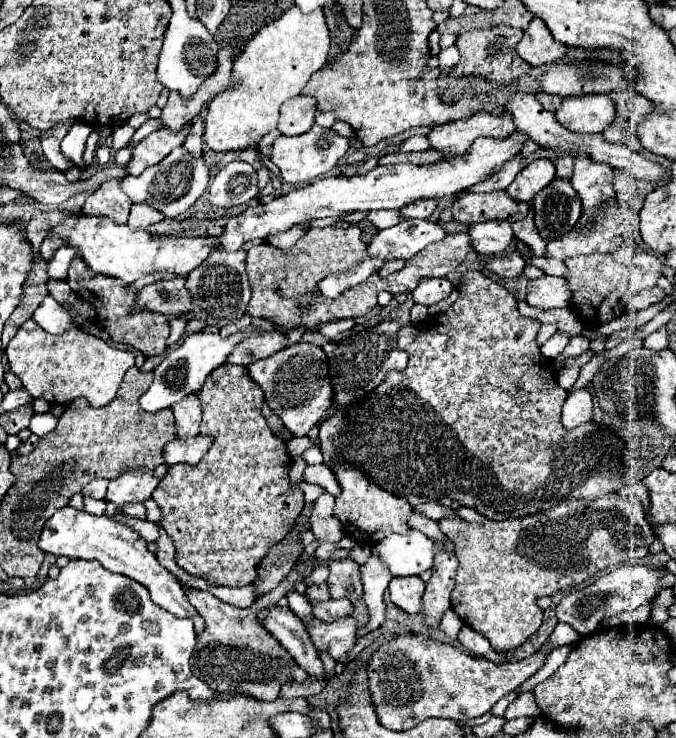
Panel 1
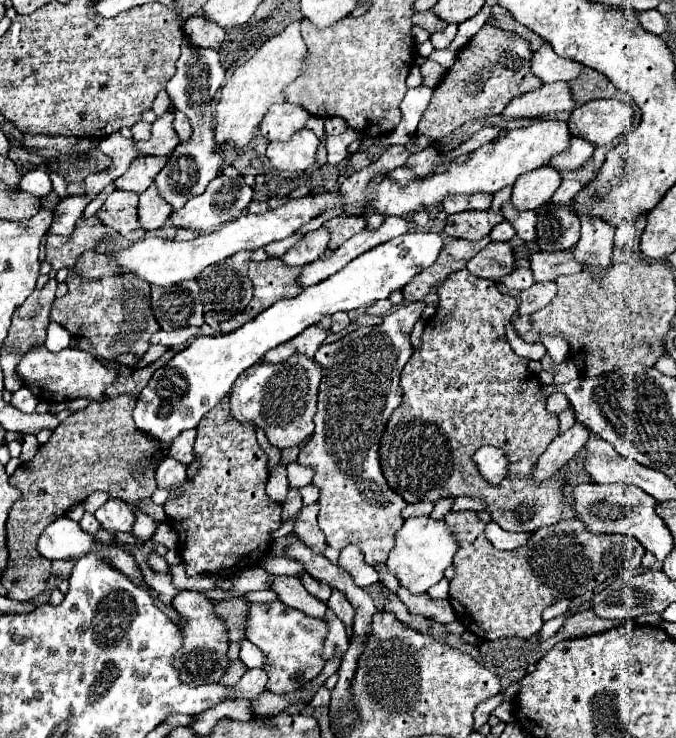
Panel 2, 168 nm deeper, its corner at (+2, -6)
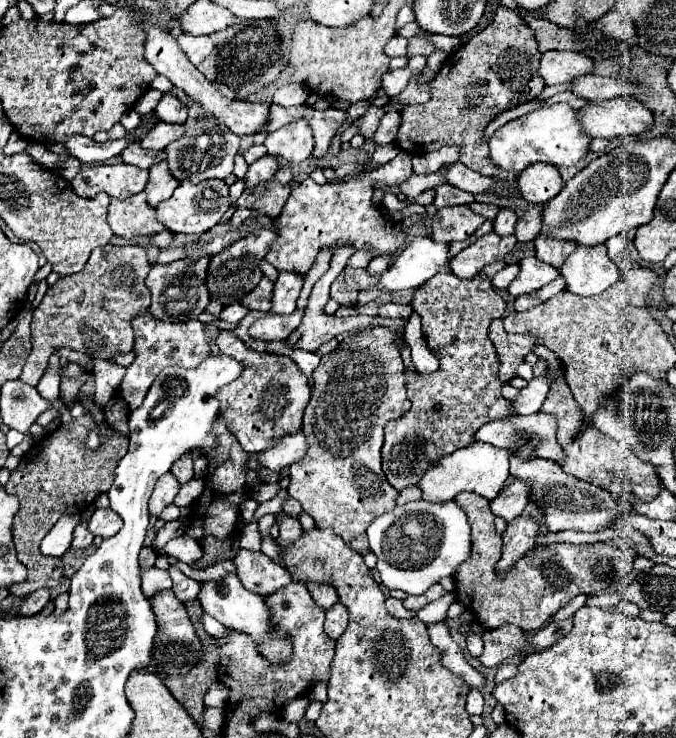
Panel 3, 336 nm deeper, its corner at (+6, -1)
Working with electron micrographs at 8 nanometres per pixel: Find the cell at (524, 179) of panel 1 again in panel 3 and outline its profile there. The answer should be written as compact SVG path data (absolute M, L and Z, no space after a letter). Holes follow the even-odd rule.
M532 163L518 175L520 195L534 205L548 203L562 191L562 187L564 181L558 169L548 163Z

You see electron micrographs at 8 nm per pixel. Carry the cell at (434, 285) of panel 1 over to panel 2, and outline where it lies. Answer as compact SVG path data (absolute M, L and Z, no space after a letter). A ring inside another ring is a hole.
M422 300L410 302L408 306L400 306L392 314L388 314L382 324L362 326L352 334L346 334L340 342L324 344L314 356L314 360L322 366L322 382L318 388L318 412L314 416L316 428L312 440L300 450L298 462L316 466L312 482L320 488L318 524L320 530L326 534L326 542L338 550L346 548L348 544L356 544L364 552L364 560L368 564L378 564L387 560L388 552L394 546L394 536L404 524L400 514L406 508L406 502L390 490L382 476L378 462L378 444L384 432L384 424L390 418L390 412L400 404L402 392L398 380L404 364L412 356L410 332L412 326L420 320L422 310L426 306L428 304Z

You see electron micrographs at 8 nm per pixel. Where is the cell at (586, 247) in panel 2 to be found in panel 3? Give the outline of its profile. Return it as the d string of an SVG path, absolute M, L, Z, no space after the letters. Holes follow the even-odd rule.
M576 247L560 275L566 281L566 291L574 295L594 297L606 291L616 279L616 265L606 255L606 247Z

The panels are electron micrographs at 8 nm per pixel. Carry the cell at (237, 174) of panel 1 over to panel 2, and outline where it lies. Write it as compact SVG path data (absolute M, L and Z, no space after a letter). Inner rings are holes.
M216 176L208 188L194 196L192 200L186 202L184 208L180 208L178 212L172 212L170 220L174 226L180 226L180 228L190 228L190 230L212 230L224 222L230 222L234 218L238 218L242 214L242 210L250 204L252 200L252 188L244 182L244 176Z

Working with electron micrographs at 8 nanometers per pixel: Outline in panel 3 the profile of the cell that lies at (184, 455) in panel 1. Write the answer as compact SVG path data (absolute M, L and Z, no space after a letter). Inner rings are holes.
M166 473L158 479L156 487L154 487L154 493L150 497L150 515L152 517L160 517L162 511L174 501L174 497L178 495L178 489L180 489L180 483L174 481L174 475L172 473Z

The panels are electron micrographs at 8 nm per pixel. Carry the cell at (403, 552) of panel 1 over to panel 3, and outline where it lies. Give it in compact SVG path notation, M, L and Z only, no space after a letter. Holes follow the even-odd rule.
M410 501L400 507L394 507L388 513L382 513L376 517L370 527L366 529L370 551L376 555L376 571L380 577L380 583L386 589L400 589L408 595L422 595L430 585L440 583L444 577L454 577L458 567L470 557L470 523L466 519L466 513L462 507L458 507L456 501Z

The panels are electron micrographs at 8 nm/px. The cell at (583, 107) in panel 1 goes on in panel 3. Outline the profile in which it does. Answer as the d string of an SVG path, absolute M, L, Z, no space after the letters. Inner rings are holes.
M620 97L612 101L592 101L578 111L582 127L590 137L632 137L648 131L654 123L652 111L636 97Z

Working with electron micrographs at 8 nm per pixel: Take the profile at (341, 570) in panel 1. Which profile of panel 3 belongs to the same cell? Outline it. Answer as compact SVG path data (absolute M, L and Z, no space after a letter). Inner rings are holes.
M338 603L338 607L326 611L326 623L324 623L324 629L326 629L326 635L330 639L338 639L344 631L346 631L346 625L348 625L348 611L346 607L342 607Z

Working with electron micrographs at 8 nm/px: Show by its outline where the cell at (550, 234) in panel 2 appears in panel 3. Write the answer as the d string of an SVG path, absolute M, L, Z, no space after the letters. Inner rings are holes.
M546 235L536 237L536 257L556 269L564 265L568 255L576 249L572 243L558 243L556 239L546 239Z

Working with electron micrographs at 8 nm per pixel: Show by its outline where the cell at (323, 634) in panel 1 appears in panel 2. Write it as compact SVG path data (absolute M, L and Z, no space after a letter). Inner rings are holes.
M278 602L270 604L250 604L248 620L246 620L246 638L258 646L268 660L274 664L274 670L268 672L268 690L276 694L284 694L296 690L298 684L304 684L316 678L326 660L322 658L322 646L326 638L328 624L318 618L310 618L304 612L296 612L294 608Z

